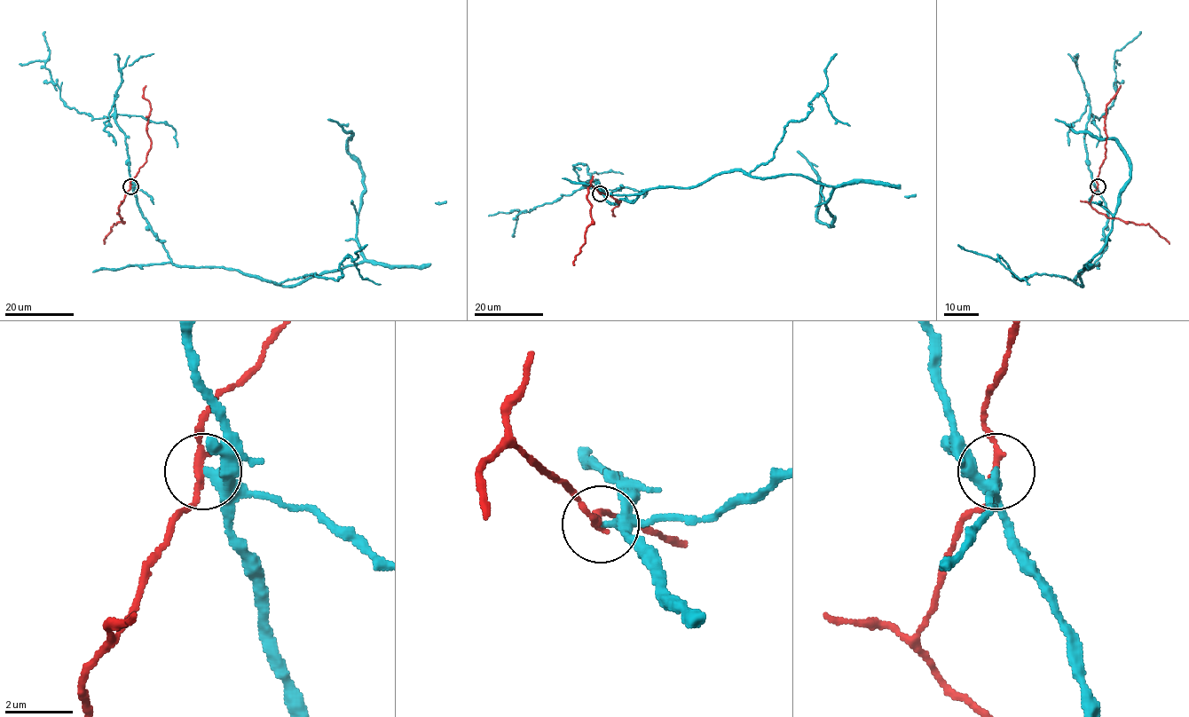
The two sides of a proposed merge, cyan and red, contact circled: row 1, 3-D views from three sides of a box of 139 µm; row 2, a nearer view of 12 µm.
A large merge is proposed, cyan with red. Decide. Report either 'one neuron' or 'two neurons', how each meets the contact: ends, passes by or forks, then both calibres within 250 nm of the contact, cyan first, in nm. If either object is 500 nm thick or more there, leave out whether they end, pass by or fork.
two neurons; cyan forks there; red passes by; 200 nm thick on the cyan side, 170 nm on the other

